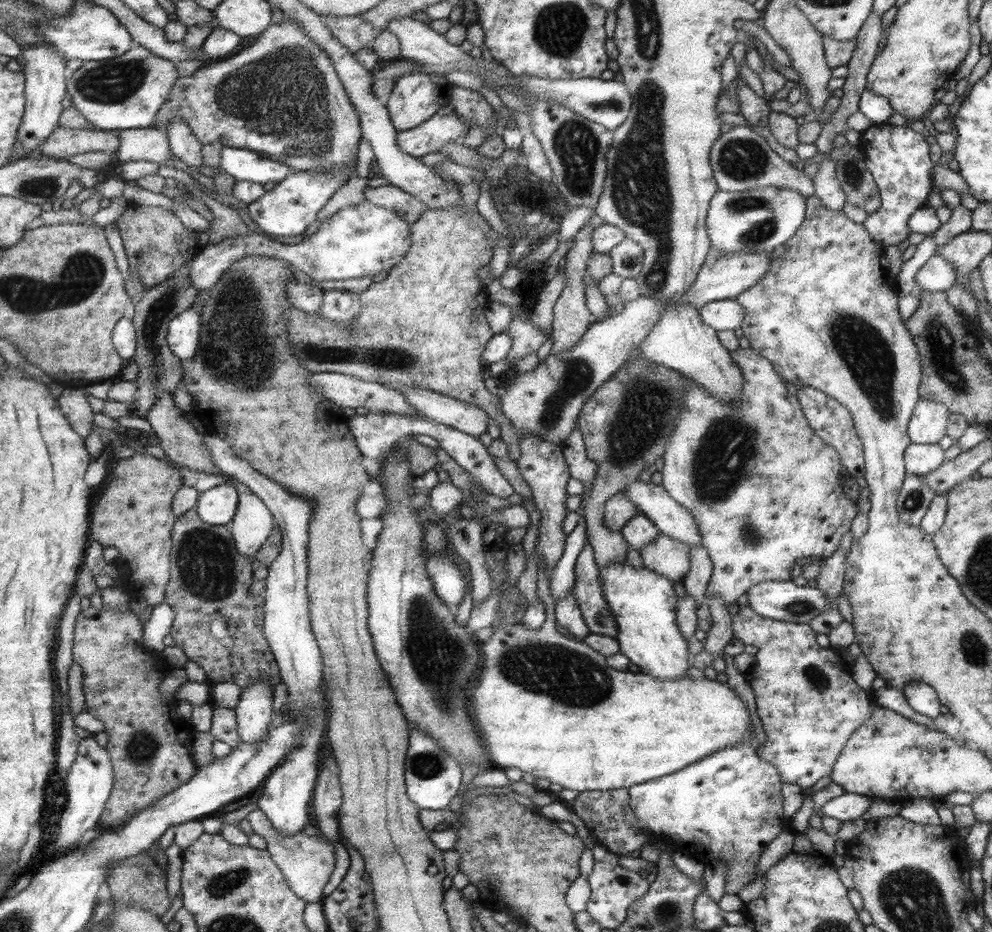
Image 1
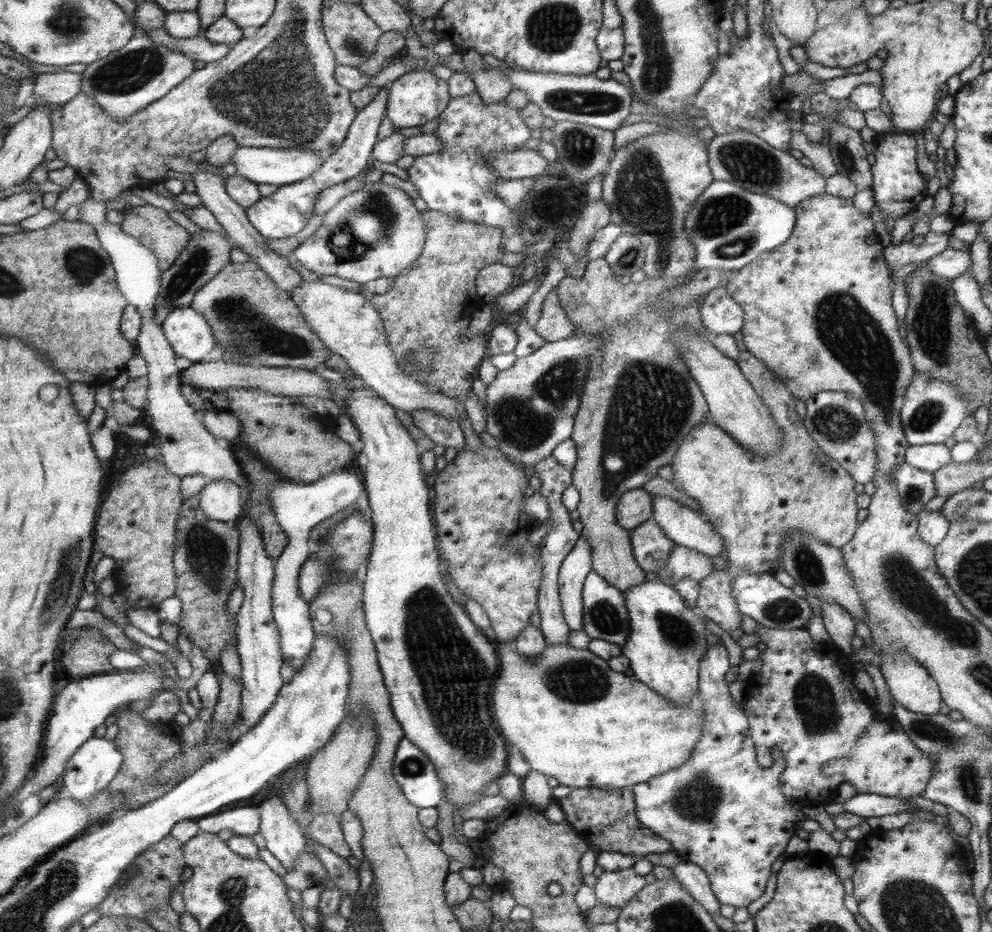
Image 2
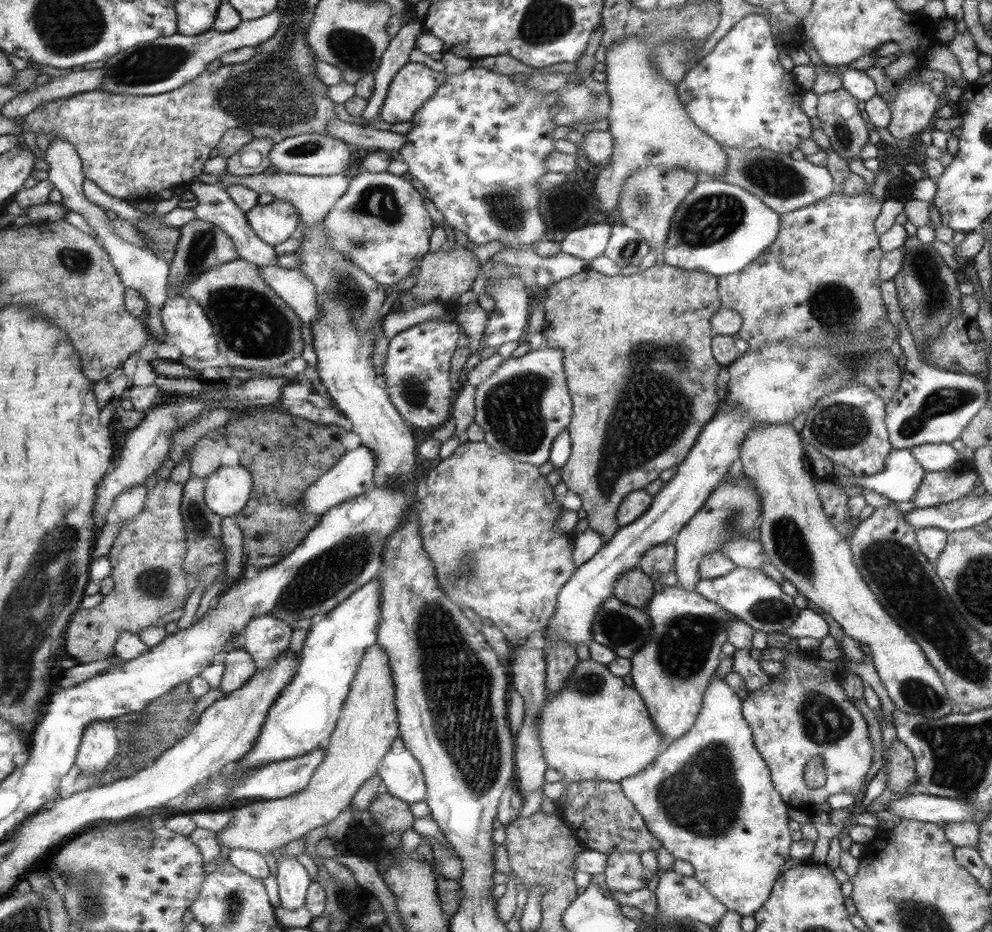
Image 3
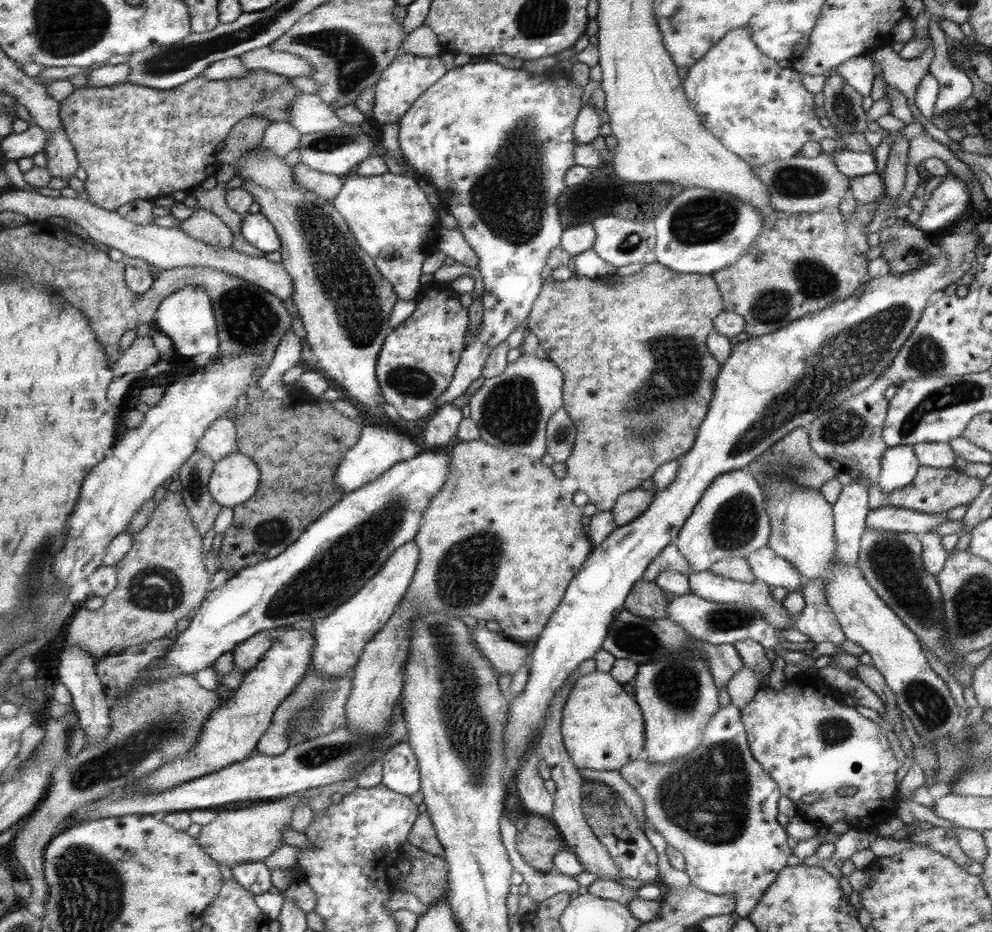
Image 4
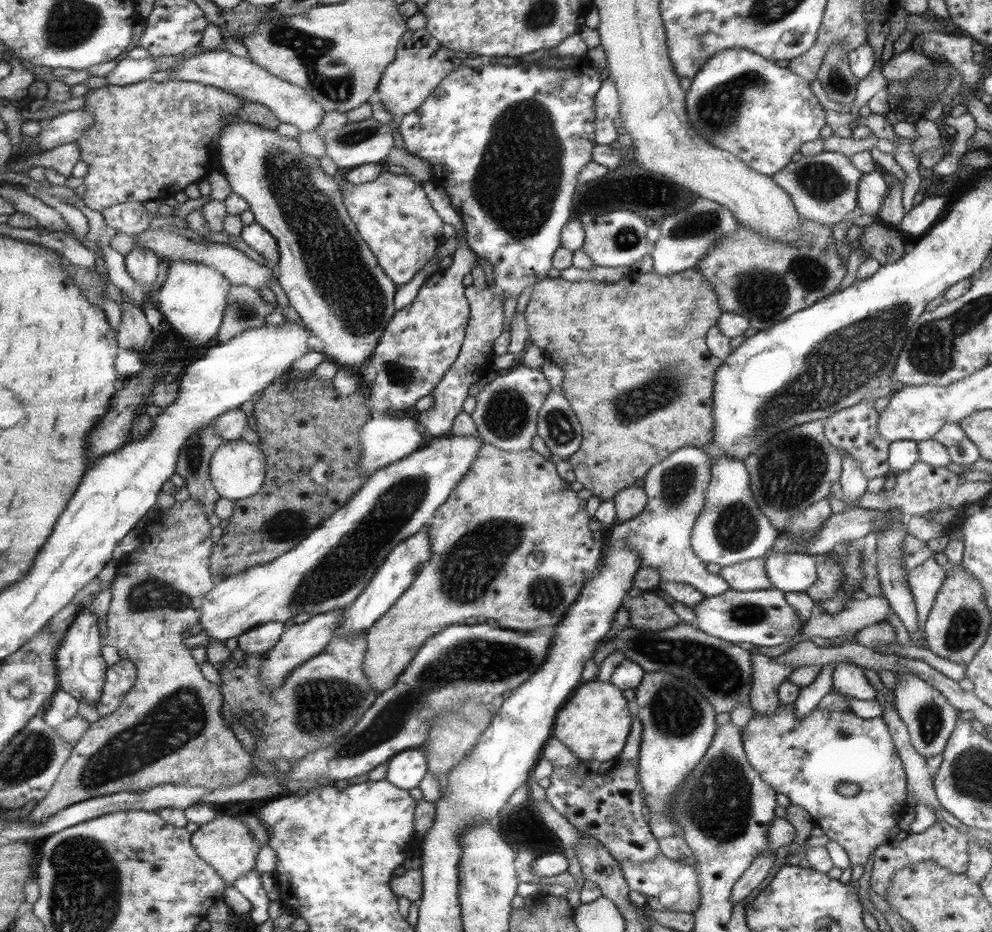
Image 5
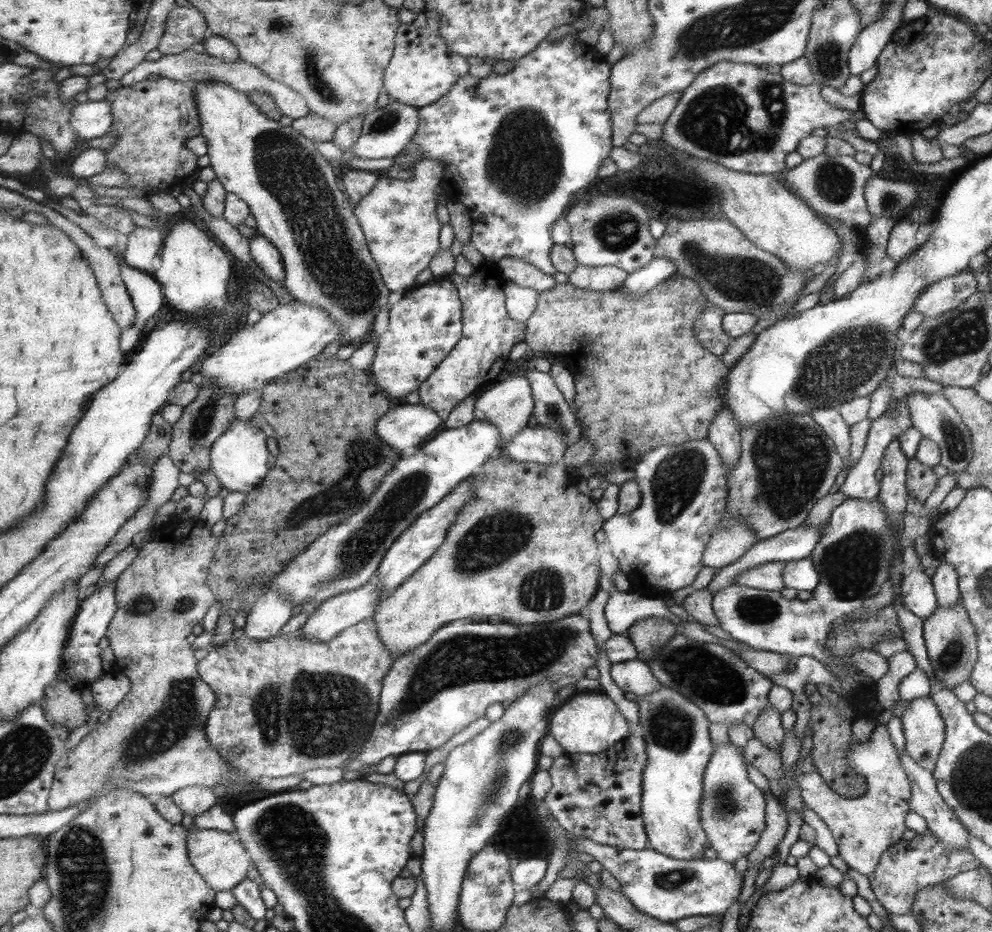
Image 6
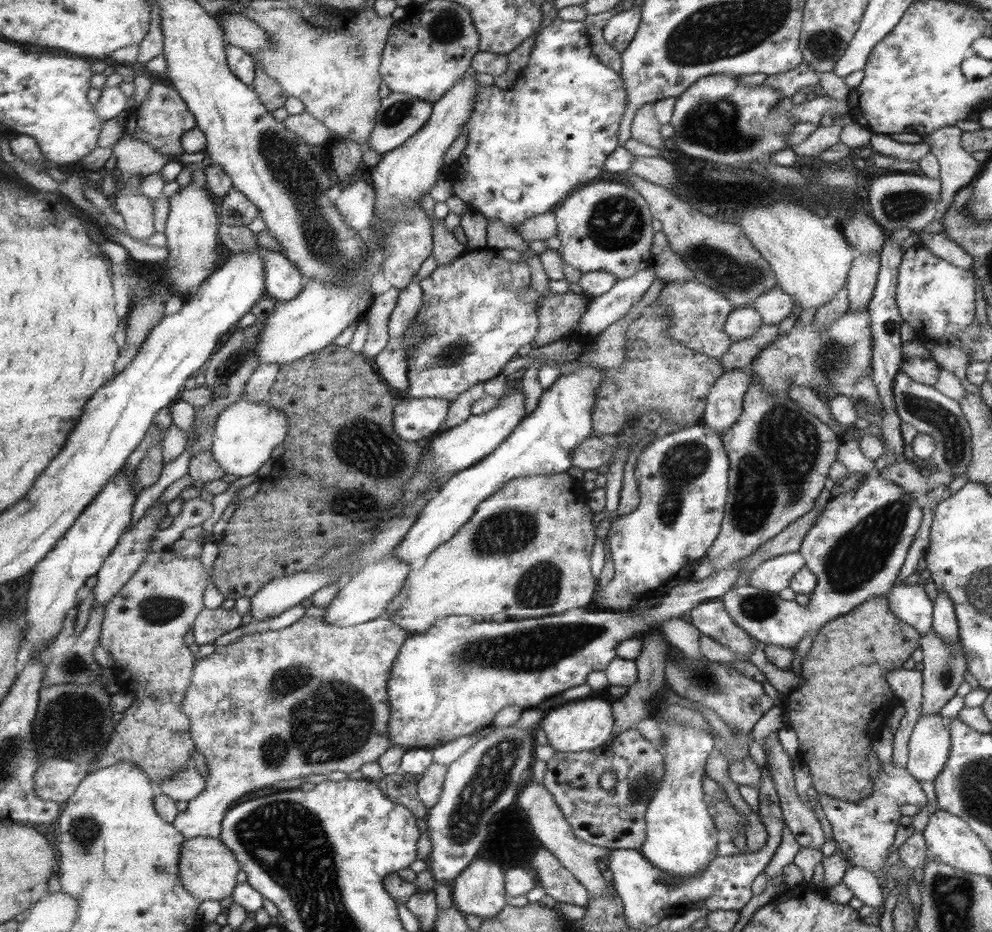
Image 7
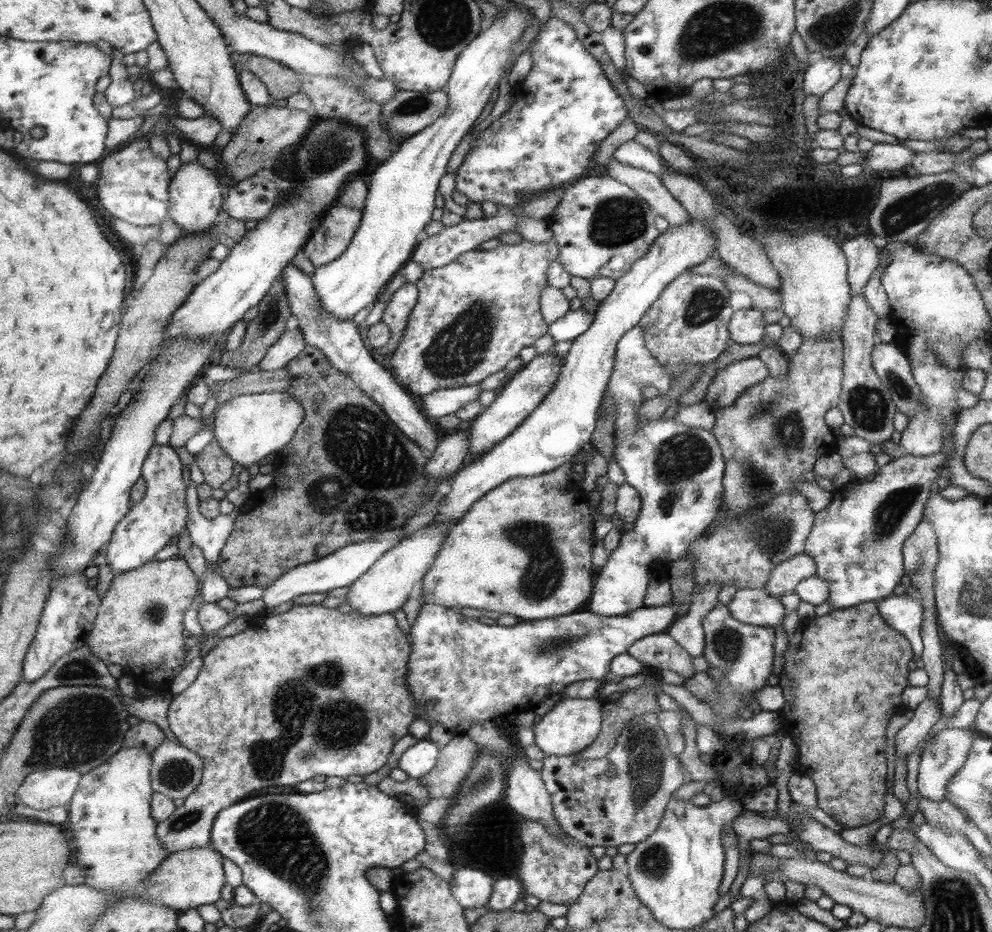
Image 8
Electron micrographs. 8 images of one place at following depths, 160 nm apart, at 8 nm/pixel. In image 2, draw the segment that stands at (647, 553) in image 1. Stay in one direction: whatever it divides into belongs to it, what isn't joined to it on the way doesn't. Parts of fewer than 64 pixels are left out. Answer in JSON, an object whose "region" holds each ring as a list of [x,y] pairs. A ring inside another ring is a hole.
{"region":[[[676,546],[672,548],[667,563],[661,567],[657,576],[663,584],[672,585],[682,578],[690,578],[699,582],[714,572],[711,557],[697,552],[695,549]]]}

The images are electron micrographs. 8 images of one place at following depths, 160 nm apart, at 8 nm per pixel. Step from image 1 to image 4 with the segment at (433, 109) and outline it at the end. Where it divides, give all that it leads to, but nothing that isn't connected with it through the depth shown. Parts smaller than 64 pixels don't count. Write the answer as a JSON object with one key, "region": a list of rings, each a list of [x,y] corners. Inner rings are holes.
{"region":[[[400,52],[383,70],[378,84],[374,86],[373,118],[381,124],[397,123],[413,106],[414,100],[425,94],[426,90],[438,83],[445,74],[440,55],[413,56],[411,53]]]}

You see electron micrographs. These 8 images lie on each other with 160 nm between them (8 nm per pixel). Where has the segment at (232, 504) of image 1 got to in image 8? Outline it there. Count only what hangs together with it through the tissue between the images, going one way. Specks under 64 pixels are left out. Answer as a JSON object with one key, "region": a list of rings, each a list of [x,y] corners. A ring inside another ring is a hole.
{"region":[[[255,393],[230,398],[217,405],[212,432],[226,456],[244,468],[281,450],[303,422],[303,407],[289,393]]]}

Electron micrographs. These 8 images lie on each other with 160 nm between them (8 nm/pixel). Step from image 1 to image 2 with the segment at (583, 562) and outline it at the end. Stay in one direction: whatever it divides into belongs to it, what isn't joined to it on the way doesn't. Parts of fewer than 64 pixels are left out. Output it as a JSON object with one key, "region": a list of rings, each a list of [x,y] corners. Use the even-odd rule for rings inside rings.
{"region":[[[589,572],[582,584],[582,630],[591,638],[599,638],[621,648],[630,633],[630,620],[620,590],[609,586],[596,572]]]}

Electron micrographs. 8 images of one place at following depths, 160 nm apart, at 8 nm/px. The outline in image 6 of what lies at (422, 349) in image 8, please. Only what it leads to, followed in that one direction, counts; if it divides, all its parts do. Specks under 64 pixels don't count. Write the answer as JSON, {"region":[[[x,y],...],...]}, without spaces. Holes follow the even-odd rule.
{"region":[[[482,262],[469,276],[451,273],[445,279],[455,286],[461,303],[461,335],[449,354],[416,388],[419,403],[435,411],[441,422],[445,421],[454,406],[466,396],[481,390],[486,383],[494,383],[504,376],[510,349],[526,336],[525,324],[517,324],[507,316],[502,290],[503,279],[497,269],[488,270],[487,263]]]}

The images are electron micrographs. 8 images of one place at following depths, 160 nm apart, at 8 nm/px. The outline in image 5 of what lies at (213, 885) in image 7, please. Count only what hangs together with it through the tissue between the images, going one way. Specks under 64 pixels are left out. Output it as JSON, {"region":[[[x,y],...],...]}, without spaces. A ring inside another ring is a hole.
{"region":[[[233,814],[217,815],[211,822],[198,826],[195,832],[190,834],[191,847],[198,853],[214,871],[222,877],[224,884],[233,884],[254,868],[255,856],[259,849],[257,842],[243,827],[243,823]]]}

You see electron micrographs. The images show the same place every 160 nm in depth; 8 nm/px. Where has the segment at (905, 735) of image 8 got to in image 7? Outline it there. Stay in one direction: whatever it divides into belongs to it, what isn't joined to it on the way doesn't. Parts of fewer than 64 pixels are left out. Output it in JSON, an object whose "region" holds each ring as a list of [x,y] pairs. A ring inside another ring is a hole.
{"region":[[[932,630],[921,638],[919,645],[922,652],[922,693],[920,715],[937,715],[945,703],[955,694],[959,683],[963,682],[963,672],[966,670],[966,657],[963,654],[960,640],[948,644],[943,642]]]}

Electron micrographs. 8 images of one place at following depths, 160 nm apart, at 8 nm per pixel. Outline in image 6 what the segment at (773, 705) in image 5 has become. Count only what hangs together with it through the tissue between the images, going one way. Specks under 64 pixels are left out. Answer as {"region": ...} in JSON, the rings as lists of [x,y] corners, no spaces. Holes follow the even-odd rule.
{"region":[[[768,703],[766,707],[758,712],[751,730],[756,738],[765,748],[781,751],[781,744],[785,740],[784,729],[779,724],[780,714]]]}

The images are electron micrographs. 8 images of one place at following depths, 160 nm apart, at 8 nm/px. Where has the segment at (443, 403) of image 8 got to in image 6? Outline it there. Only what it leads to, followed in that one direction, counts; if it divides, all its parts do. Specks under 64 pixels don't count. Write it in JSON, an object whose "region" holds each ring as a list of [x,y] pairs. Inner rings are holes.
{"region":[[[421,403],[398,405],[386,412],[373,432],[400,454],[411,452],[429,434],[442,429],[439,416]]]}

